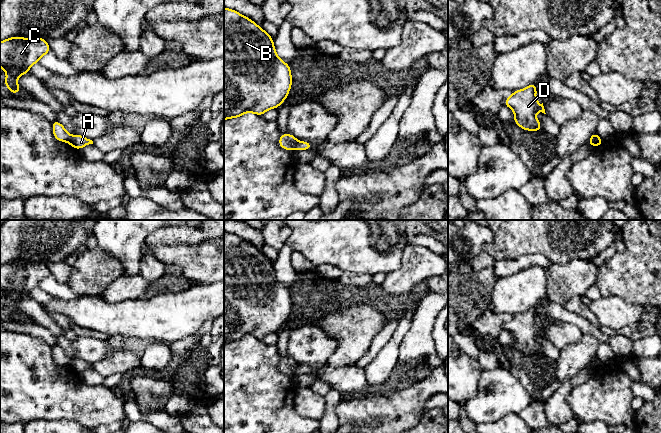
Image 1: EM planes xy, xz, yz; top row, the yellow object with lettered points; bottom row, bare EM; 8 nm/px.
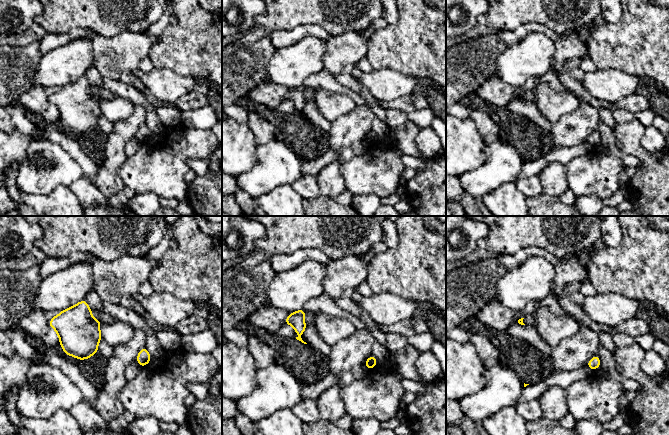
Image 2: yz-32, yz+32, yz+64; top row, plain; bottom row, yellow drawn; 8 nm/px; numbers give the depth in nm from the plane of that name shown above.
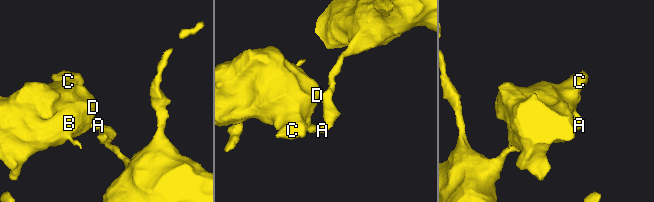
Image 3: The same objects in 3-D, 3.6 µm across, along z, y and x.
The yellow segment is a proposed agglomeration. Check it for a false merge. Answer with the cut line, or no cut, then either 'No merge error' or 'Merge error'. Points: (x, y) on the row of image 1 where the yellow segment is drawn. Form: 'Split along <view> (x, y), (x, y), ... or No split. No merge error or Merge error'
Split along xz (297, 141), (293, 148). Merge error

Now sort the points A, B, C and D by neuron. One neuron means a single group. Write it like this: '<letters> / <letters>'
A / B C D

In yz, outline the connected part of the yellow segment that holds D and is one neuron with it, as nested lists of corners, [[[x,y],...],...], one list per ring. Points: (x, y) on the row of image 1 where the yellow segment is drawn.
[[[533,82],[525,89],[512,92],[512,95],[504,100],[504,106],[511,108],[515,114],[513,121],[526,131],[542,130],[542,125],[535,114],[538,111],[546,113],[543,103],[540,104],[536,101],[537,91],[538,89]]]

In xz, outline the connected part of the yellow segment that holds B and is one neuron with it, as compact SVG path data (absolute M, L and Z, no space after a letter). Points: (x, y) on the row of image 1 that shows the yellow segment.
M224 7L224 120L247 112L262 116L267 110L276 109L288 97L291 86L290 65L278 57L273 38L250 18Z

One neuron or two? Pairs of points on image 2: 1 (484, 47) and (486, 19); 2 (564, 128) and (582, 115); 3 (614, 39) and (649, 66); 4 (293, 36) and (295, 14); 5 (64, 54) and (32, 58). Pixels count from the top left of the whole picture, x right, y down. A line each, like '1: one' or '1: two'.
1: two
2: one
3: one
4: two
5: two

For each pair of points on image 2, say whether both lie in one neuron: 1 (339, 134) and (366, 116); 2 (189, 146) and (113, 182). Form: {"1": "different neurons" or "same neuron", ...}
{"1": "same neuron", "2": "different neurons"}

